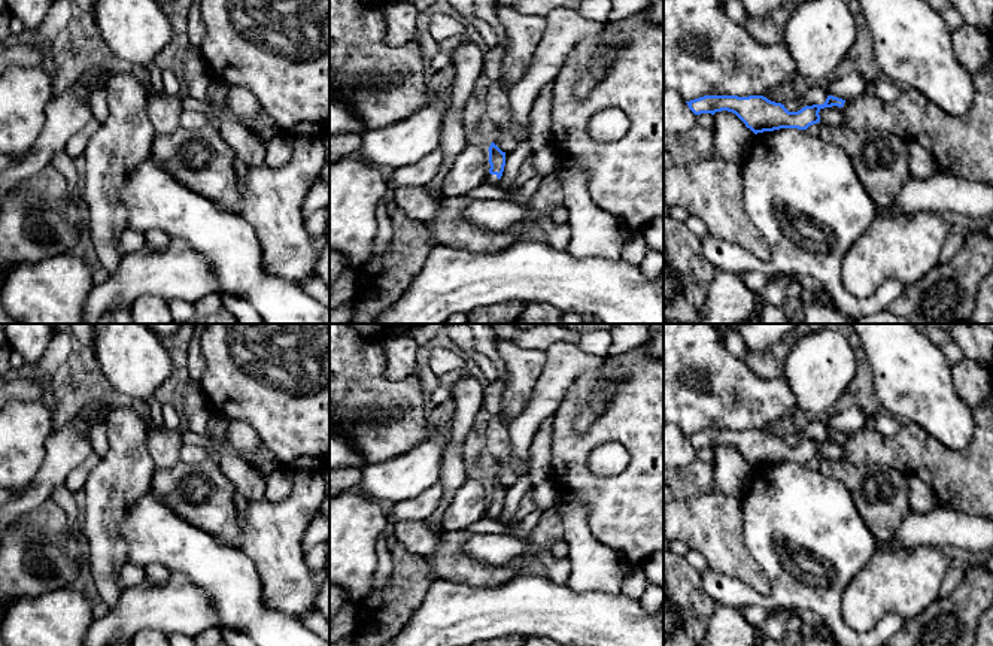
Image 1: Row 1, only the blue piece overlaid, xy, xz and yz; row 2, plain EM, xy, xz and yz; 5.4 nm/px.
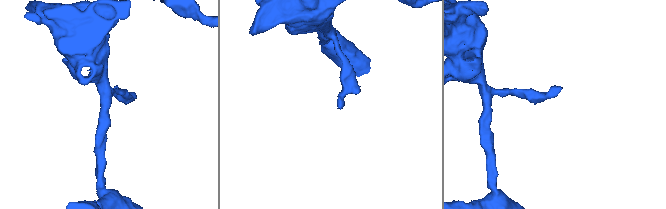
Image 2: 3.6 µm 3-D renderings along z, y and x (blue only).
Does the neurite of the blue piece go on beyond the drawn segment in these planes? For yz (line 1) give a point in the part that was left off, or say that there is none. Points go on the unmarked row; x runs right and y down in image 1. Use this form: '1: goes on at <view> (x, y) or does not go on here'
1: does not go on here

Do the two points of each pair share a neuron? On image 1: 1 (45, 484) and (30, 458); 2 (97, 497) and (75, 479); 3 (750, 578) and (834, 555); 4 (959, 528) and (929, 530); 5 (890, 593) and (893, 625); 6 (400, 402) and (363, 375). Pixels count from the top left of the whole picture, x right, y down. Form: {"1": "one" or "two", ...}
{"1": "two", "2": "two", "3": "two", "4": "one", "5": "two", "6": "one"}

